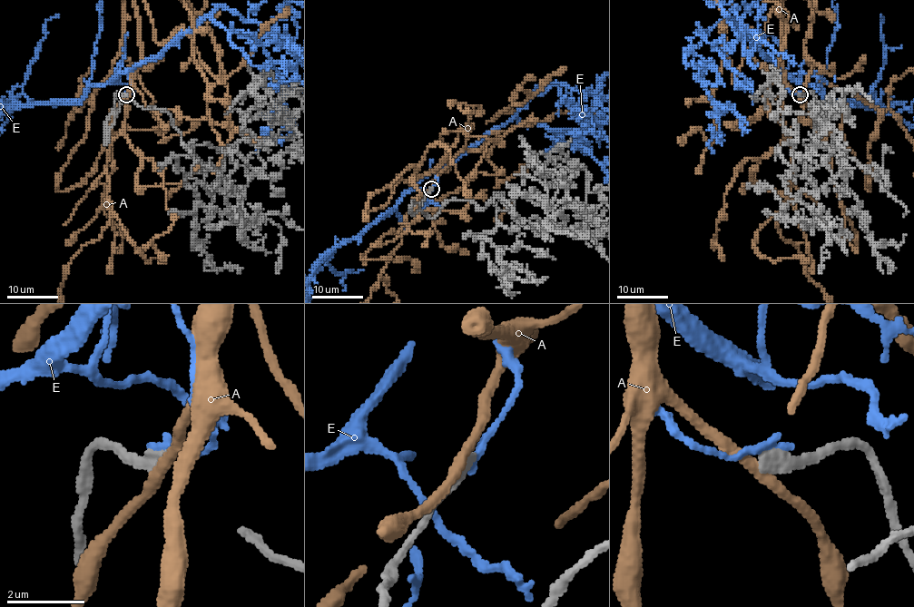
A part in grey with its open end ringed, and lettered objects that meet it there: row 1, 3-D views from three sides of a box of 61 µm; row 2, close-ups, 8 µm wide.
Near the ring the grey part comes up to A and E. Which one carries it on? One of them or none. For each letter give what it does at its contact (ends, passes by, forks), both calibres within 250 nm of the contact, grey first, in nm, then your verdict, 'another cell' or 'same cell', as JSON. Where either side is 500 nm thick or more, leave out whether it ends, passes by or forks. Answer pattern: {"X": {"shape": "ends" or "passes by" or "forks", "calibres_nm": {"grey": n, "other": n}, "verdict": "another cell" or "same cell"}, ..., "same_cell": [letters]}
{"A": {"shape": "passes by", "calibres_nm": {"grey": 280, "other": 280}, "verdict": "another cell"}, "E": {"shape": "ends", "calibres_nm": {"grey": 300, "other": 240}, "verdict": "another cell"}, "same_cell": []}

